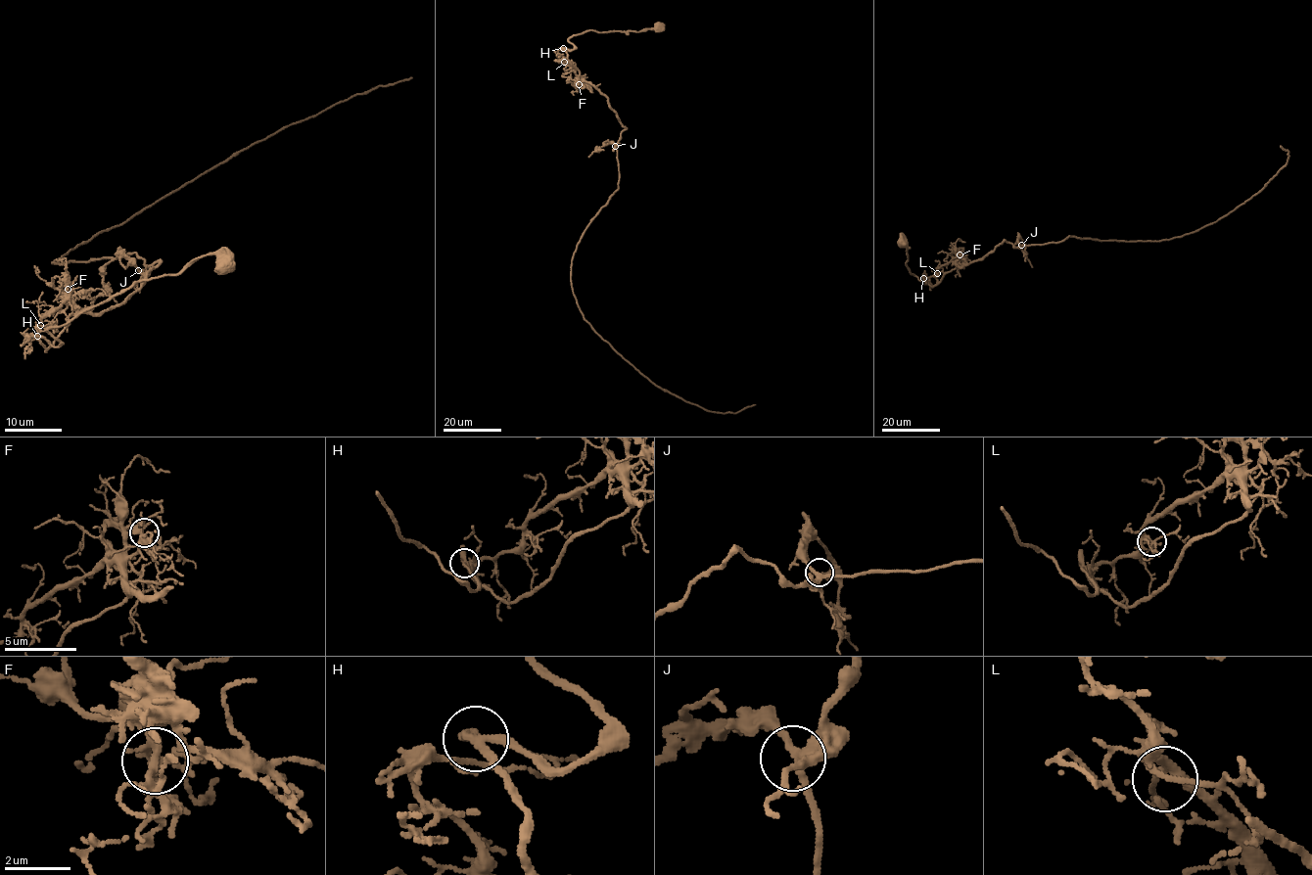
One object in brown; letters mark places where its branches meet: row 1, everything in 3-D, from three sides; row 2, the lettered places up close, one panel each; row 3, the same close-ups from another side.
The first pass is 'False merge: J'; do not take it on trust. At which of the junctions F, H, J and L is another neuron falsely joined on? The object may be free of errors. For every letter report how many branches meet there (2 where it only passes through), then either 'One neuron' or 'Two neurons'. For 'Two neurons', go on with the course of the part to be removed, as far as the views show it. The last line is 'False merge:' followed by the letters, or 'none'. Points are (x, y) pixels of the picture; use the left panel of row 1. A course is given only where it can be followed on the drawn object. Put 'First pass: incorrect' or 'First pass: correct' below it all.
F: Branches: 6. One neuron
H: Branches: 5. One neuron
J: Branches: 3. One neuron
L: Branches: 4. One neuron
False merge: none
First pass: incorrect

